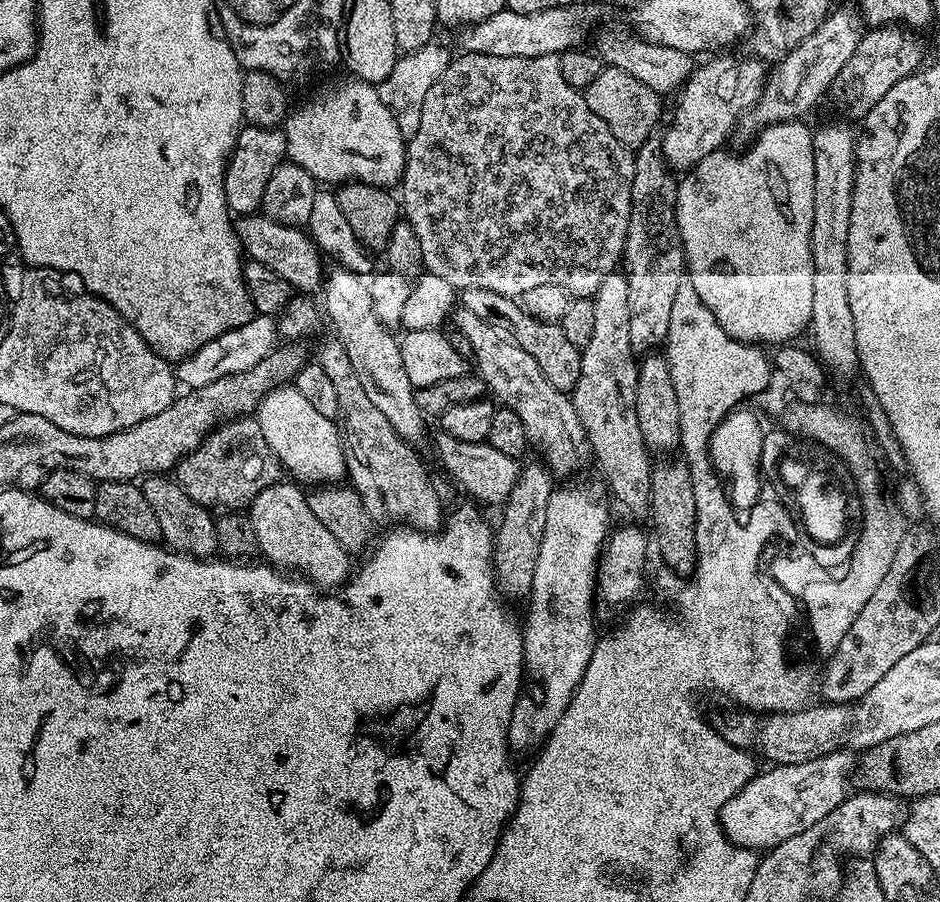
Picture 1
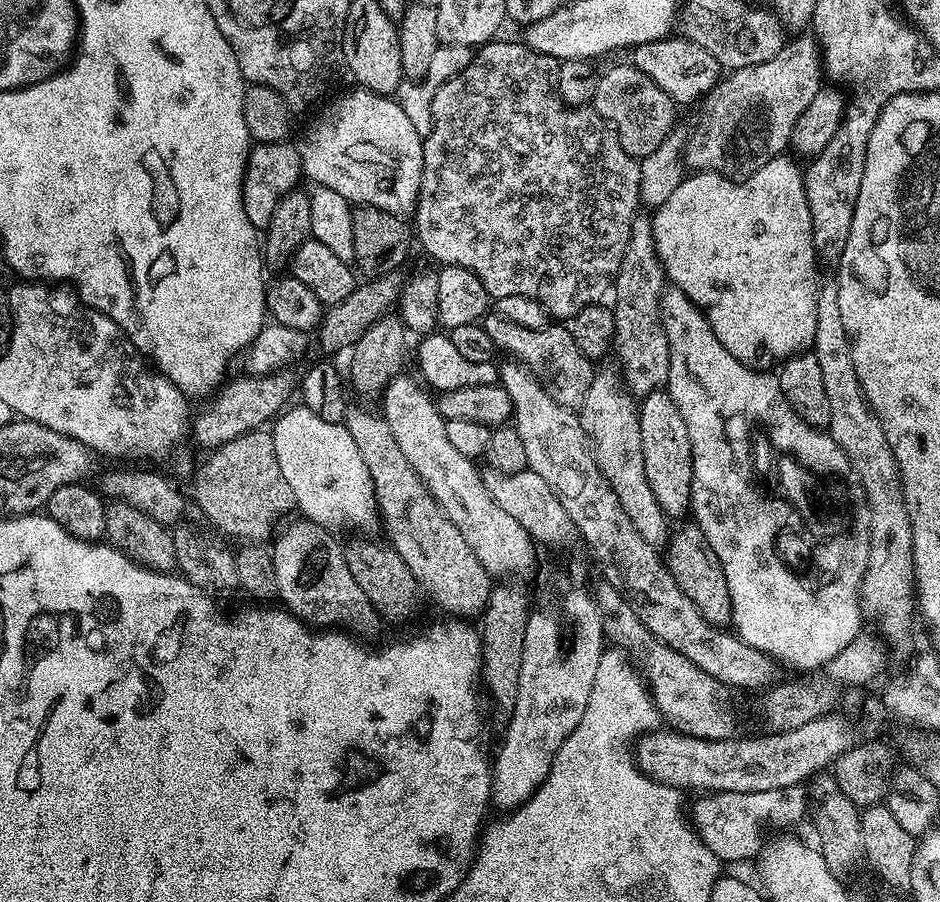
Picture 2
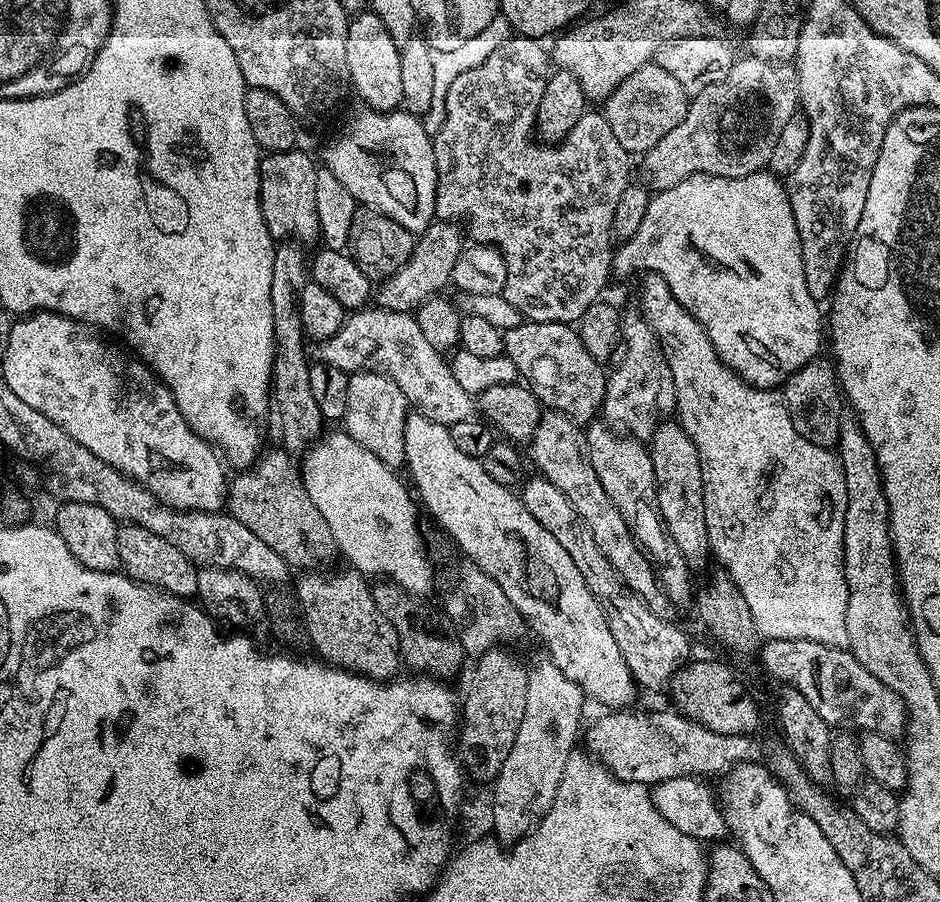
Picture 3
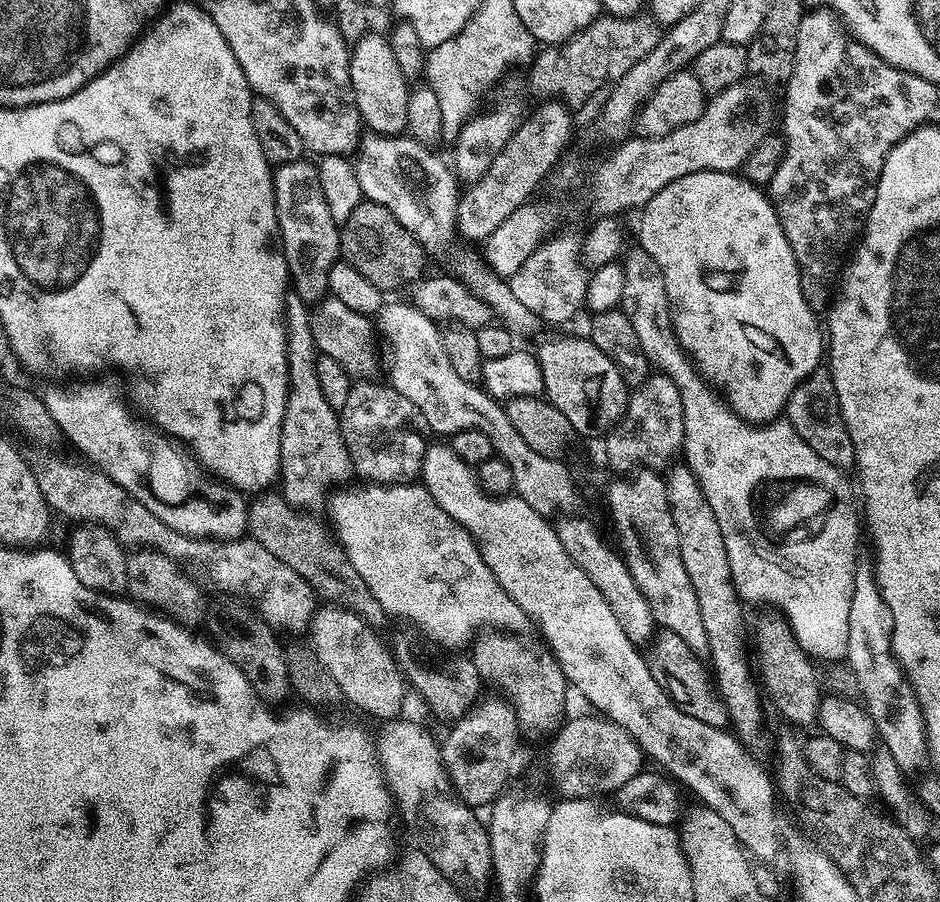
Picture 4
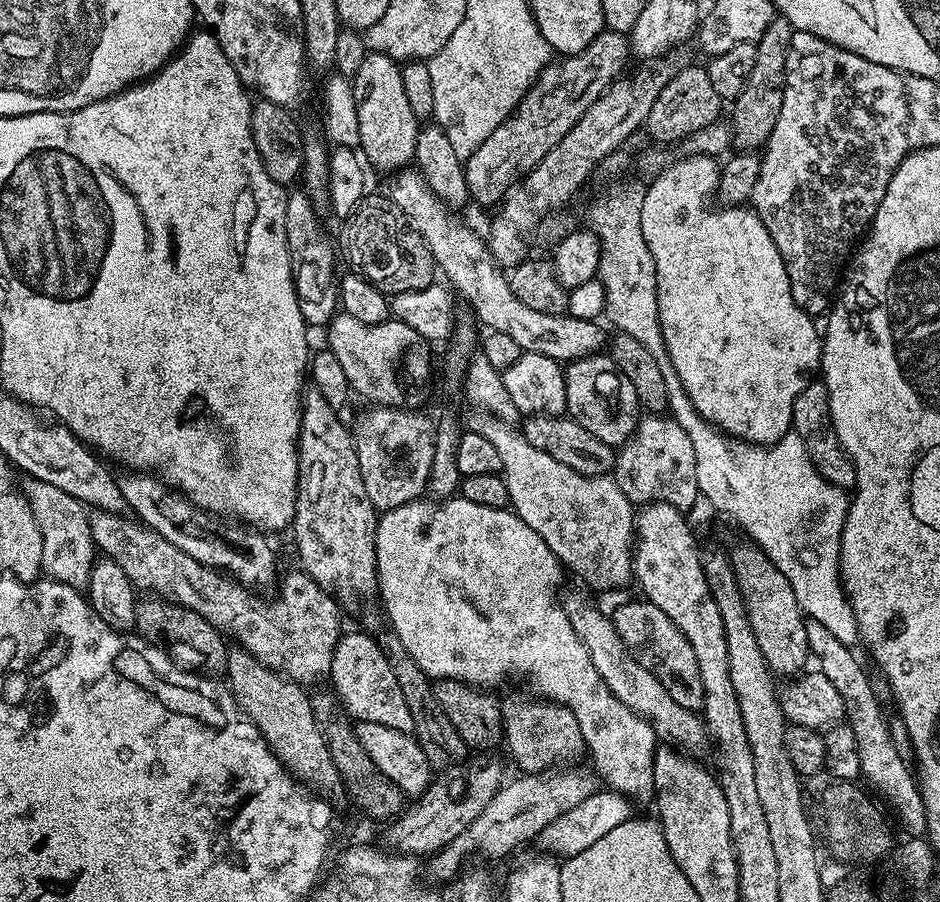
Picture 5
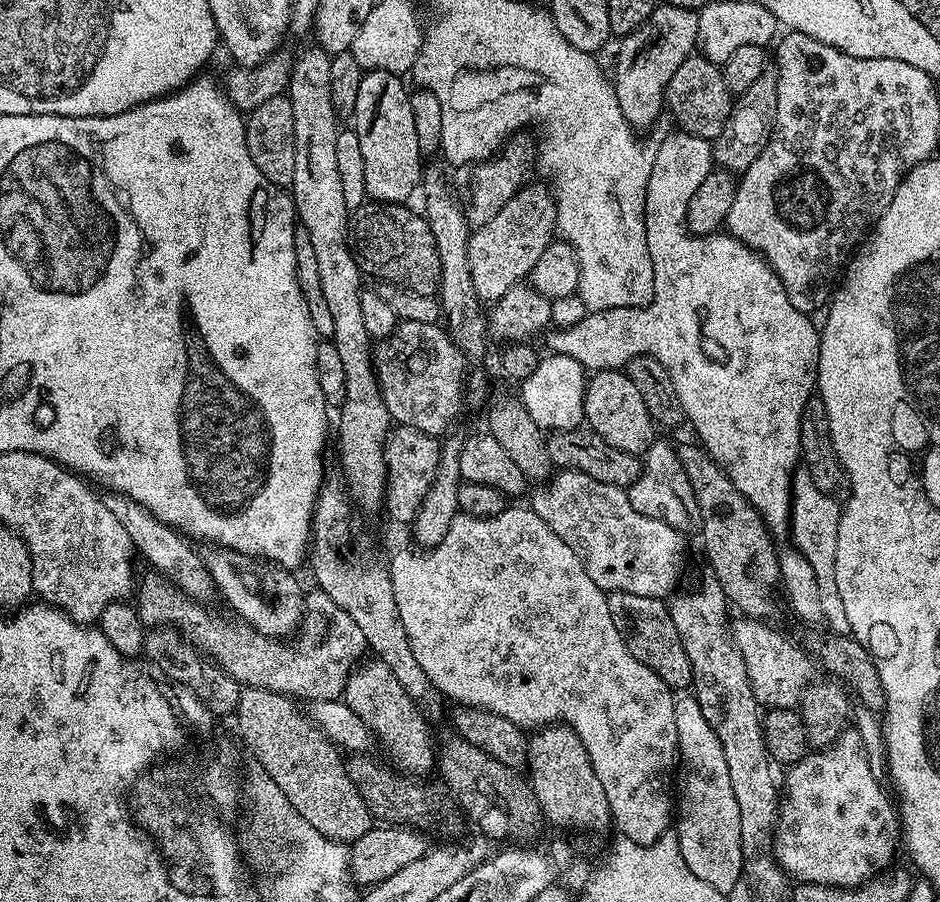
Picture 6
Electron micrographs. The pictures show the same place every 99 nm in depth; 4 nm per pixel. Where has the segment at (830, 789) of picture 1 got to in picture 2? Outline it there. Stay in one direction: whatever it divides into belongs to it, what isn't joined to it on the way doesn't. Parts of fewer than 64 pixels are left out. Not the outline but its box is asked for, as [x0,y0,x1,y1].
[690,785,810,861]

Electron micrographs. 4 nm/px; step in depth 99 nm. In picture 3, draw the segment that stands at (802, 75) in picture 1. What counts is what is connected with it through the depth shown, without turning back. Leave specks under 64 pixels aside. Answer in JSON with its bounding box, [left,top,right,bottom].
[643,54,798,189]

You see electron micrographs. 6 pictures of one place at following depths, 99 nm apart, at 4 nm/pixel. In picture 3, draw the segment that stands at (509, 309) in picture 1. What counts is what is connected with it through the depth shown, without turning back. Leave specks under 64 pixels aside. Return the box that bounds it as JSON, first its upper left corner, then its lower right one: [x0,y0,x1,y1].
[502,320,608,426]

